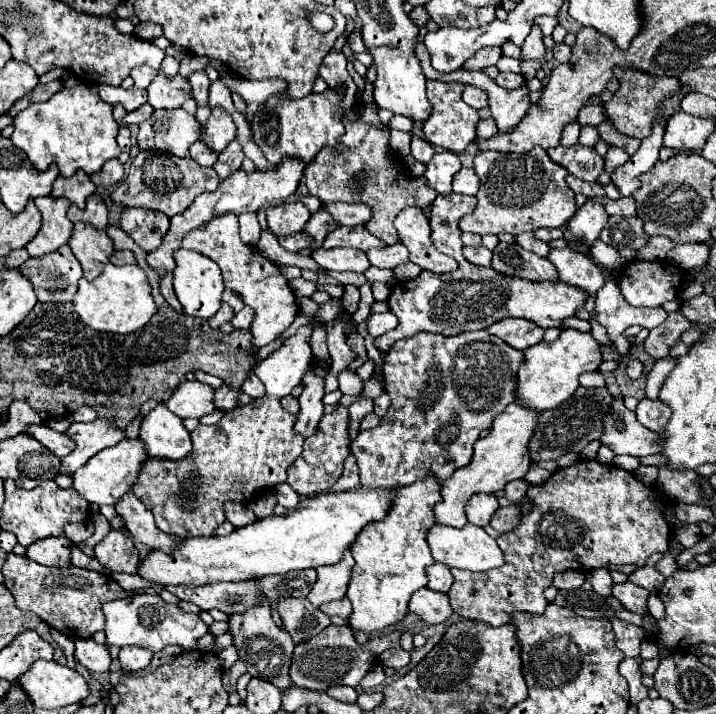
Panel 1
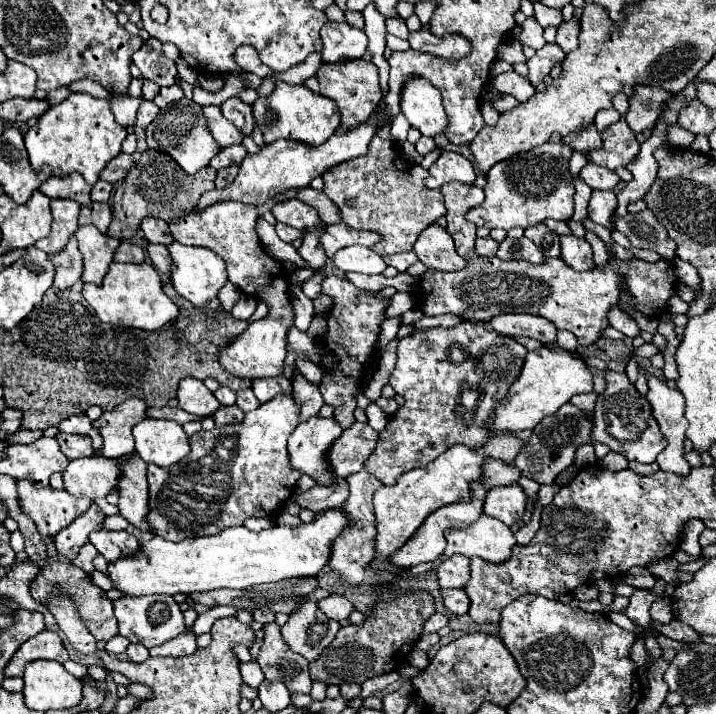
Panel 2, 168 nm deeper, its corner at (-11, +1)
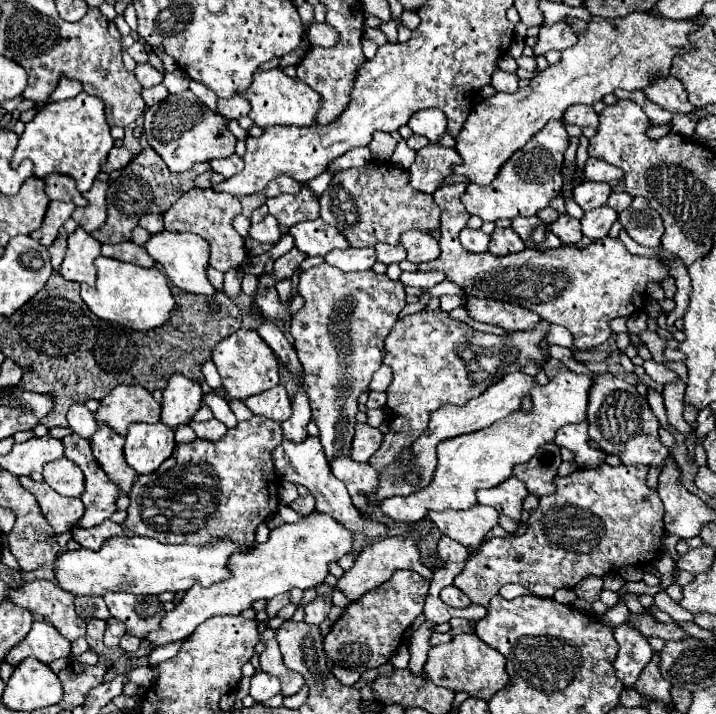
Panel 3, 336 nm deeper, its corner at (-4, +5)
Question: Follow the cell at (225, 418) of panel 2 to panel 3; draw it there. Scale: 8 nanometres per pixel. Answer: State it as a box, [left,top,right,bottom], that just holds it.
[190,418,228,440]

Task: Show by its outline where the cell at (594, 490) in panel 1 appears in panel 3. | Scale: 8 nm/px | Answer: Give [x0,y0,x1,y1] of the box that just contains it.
[454,464,664,606]

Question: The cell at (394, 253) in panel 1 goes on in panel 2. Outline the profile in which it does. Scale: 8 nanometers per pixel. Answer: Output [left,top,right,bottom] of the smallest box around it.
[383,252,419,272]

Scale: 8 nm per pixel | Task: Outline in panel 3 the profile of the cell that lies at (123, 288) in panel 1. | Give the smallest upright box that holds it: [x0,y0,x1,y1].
[80,256,174,330]

